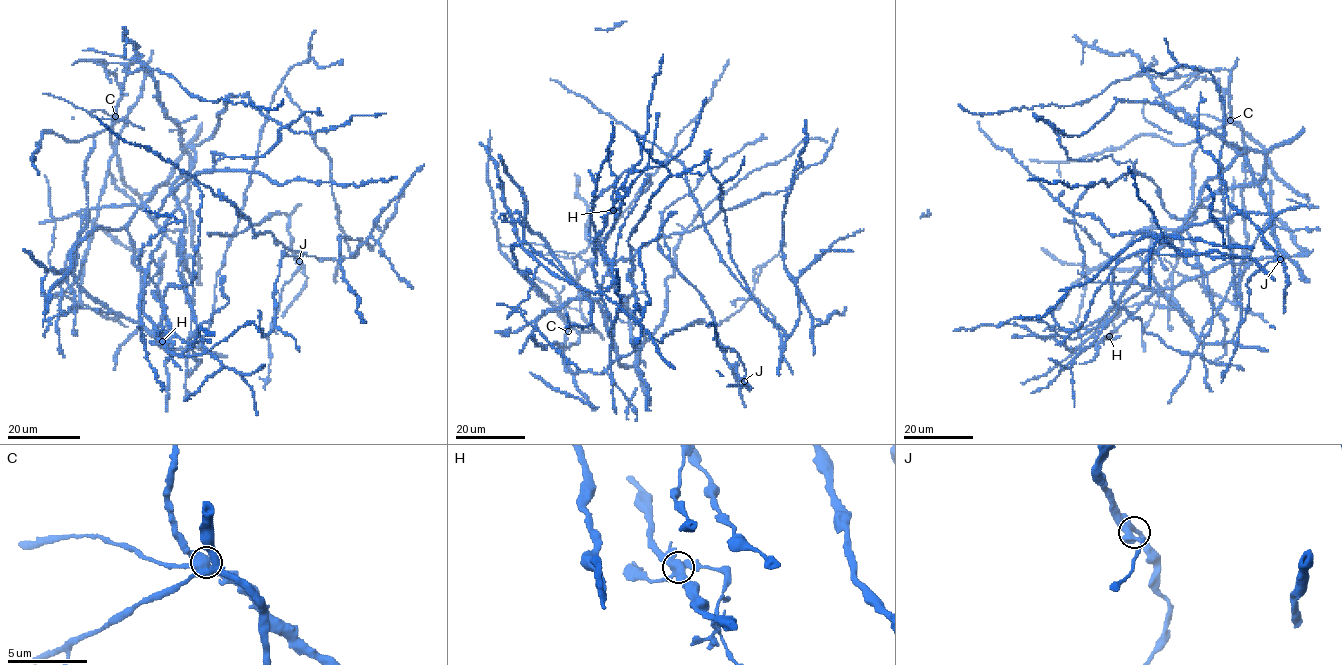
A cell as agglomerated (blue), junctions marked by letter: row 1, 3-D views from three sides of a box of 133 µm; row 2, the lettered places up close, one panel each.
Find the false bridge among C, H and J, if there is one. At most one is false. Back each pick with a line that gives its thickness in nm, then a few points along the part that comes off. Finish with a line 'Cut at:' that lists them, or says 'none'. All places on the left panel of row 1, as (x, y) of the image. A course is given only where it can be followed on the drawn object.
H: calibre 480 nm; course (162, 341), (172, 343), (170, 357), (182, 370)
Cut at: H

